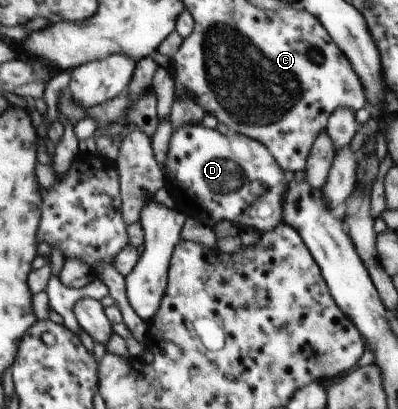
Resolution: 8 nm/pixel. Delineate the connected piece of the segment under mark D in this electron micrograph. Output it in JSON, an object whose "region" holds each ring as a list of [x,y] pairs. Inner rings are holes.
{"region":[[[202,124],[185,125],[173,130],[169,152],[162,164],[165,173],[165,187],[172,197],[173,207],[180,209],[186,216],[193,216],[203,224],[213,228],[219,221],[228,219],[228,207],[240,207],[242,215],[234,215],[236,221],[250,223],[252,230],[272,231],[283,221],[283,199],[287,190],[289,175],[277,164],[268,148],[259,141],[246,135],[228,133],[223,135],[217,130],[204,128]]]}

